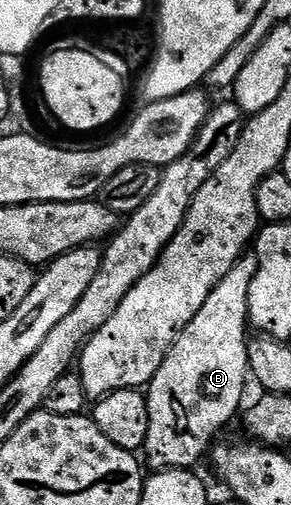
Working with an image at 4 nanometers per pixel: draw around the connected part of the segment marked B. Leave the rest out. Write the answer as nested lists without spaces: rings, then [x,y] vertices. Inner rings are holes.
[[[252,252],[242,254],[236,260],[236,264],[232,264],[232,268],[228,271],[228,276],[224,276],[224,280],[220,280],[220,284],[216,284],[216,288],[212,288],[211,294],[208,295],[208,300],[204,300],[204,308],[200,308],[200,312],[196,312],[196,316],[192,316],[192,320],[186,325],[184,332],[180,332],[180,336],[172,344],[172,348],[168,352],[164,364],[160,364],[156,376],[148,383],[148,389],[145,391],[146,403],[148,404],[148,436],[146,437],[144,447],[144,455],[146,454],[144,462],[151,471],[184,470],[197,467],[198,458],[204,457],[205,454],[207,457],[208,451],[215,441],[213,438],[216,437],[237,414],[239,417],[240,411],[244,406],[242,397],[246,394],[246,378],[248,382],[248,371],[250,368],[250,361],[248,360],[248,333],[246,334],[250,320],[250,313],[248,312],[248,288],[252,288],[252,279],[256,276],[257,271],[258,257]]]

